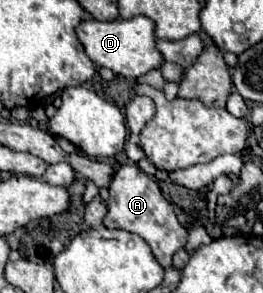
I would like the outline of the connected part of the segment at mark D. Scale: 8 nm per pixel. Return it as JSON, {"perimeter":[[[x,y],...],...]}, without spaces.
{"perimeter":[[[133,17],[133,19],[115,19],[115,21],[95,21],[85,19],[77,29],[77,37],[85,47],[85,53],[93,59],[97,67],[107,67],[115,75],[137,79],[153,69],[161,69],[163,55],[157,49],[155,23],[149,17]]]}

